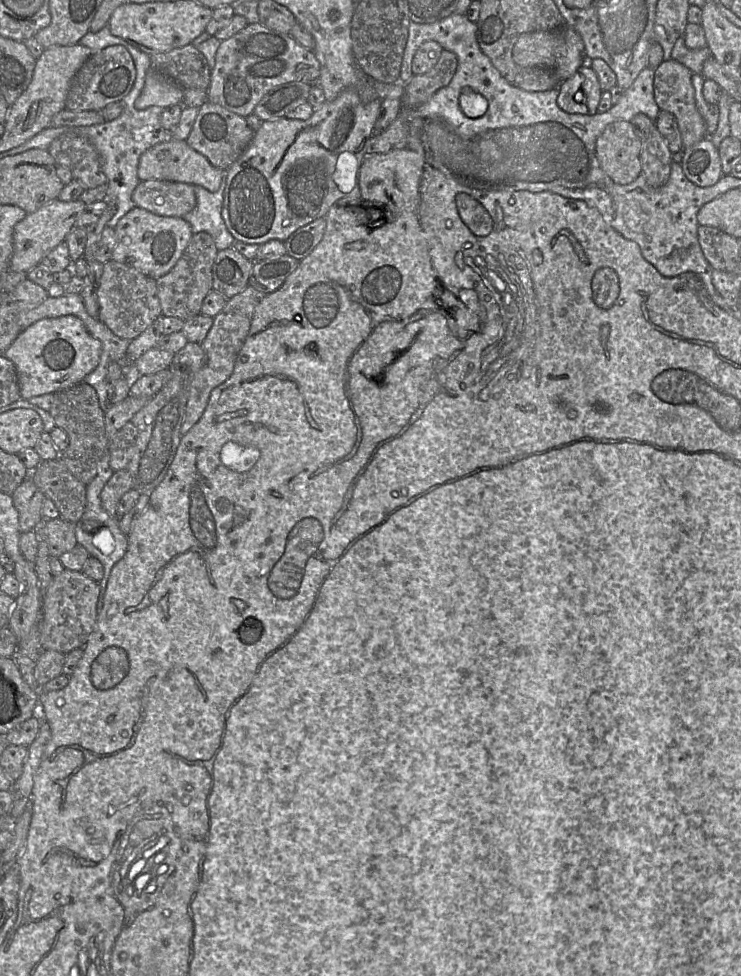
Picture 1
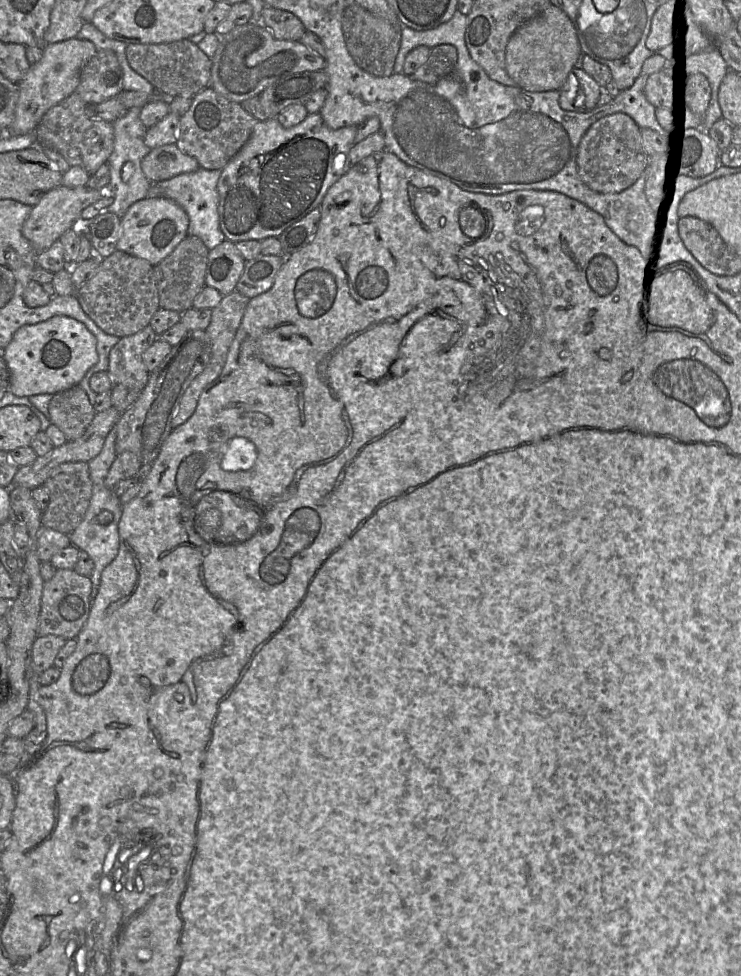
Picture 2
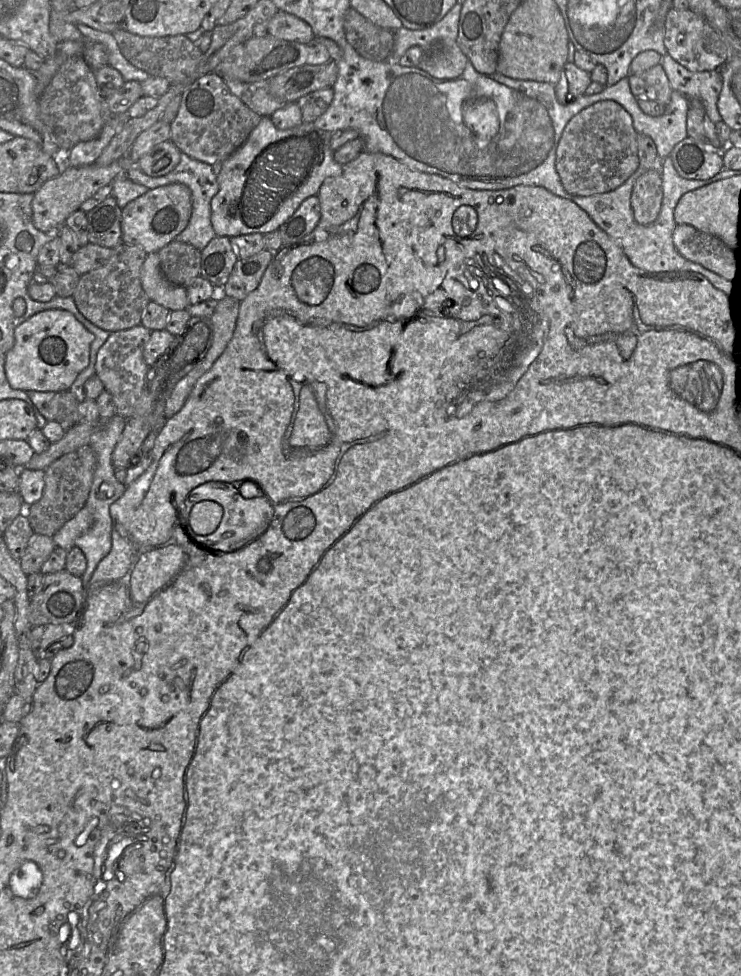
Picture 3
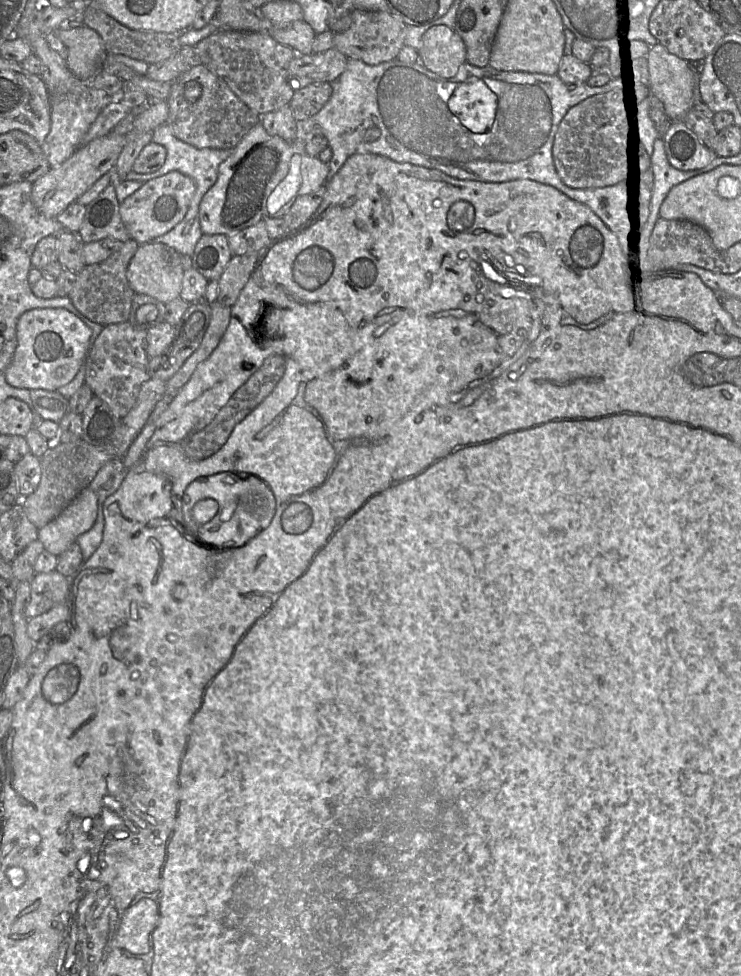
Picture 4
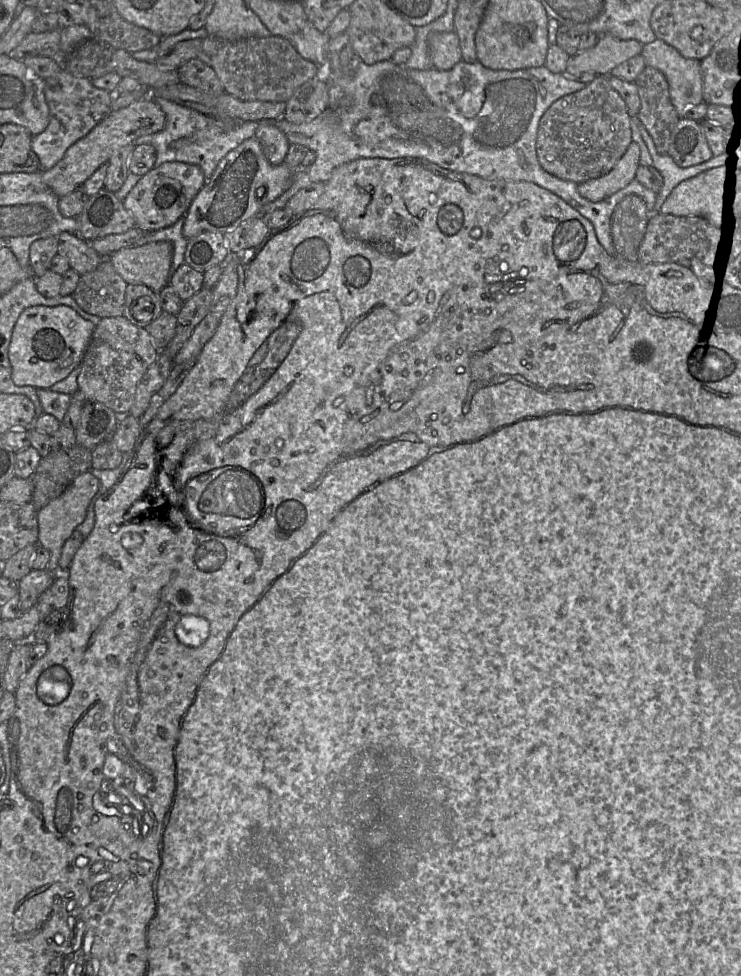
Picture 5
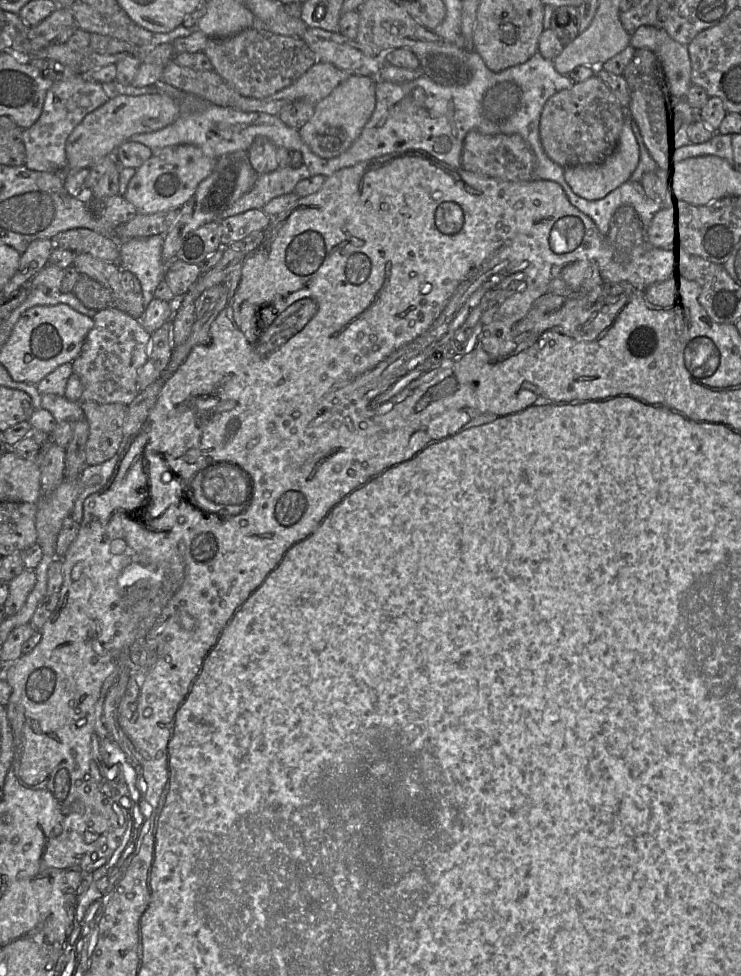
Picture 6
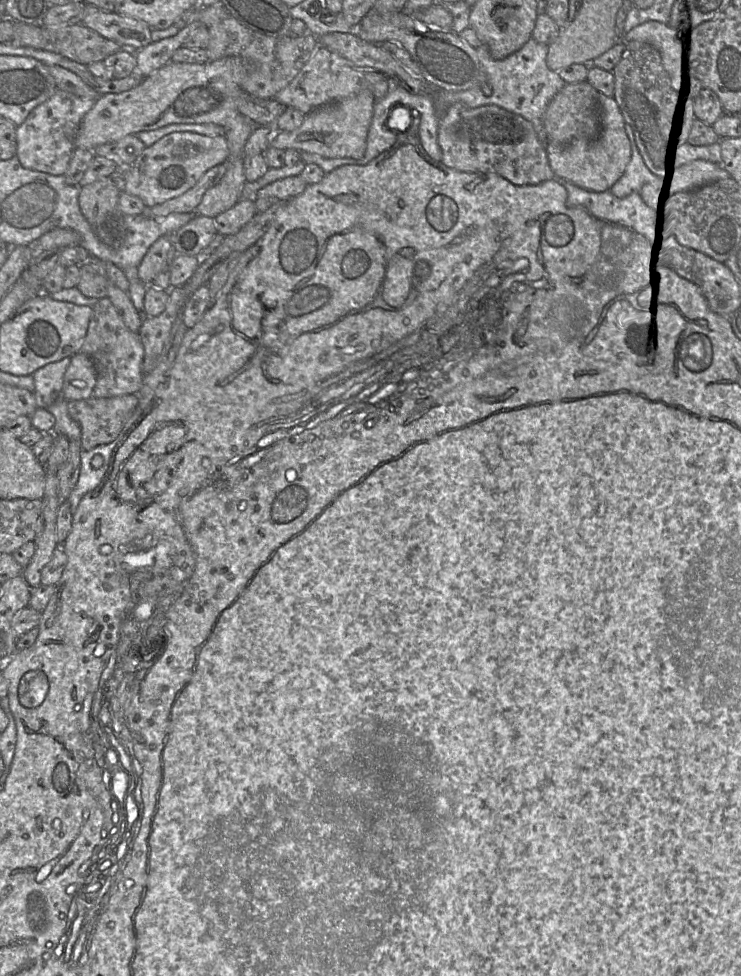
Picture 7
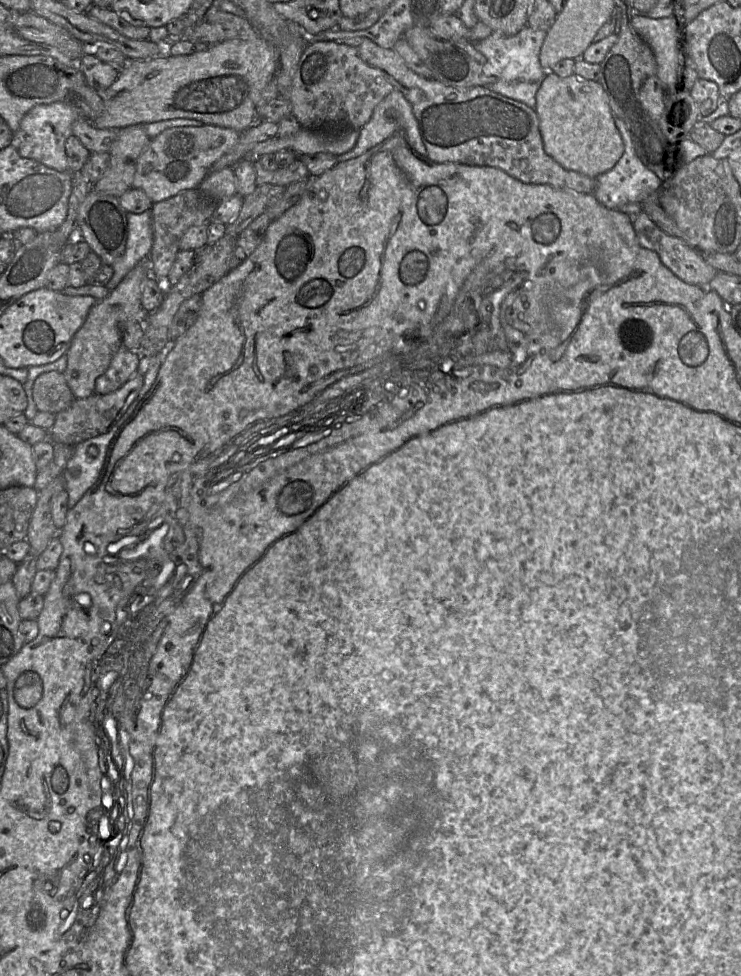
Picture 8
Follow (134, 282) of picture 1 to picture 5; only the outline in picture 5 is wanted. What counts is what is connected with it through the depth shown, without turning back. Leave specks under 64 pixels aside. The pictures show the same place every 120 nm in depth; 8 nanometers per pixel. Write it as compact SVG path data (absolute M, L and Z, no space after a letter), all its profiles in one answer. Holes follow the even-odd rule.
M108 258L91 272L80 275L72 296L88 314L106 317L123 316L127 283Z

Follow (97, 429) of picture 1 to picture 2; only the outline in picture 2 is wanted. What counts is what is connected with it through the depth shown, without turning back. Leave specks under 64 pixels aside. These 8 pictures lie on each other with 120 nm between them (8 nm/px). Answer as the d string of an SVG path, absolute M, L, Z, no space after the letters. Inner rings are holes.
M79 384L53 394L48 413L50 422L64 433L67 441L80 438L96 415L87 393Z

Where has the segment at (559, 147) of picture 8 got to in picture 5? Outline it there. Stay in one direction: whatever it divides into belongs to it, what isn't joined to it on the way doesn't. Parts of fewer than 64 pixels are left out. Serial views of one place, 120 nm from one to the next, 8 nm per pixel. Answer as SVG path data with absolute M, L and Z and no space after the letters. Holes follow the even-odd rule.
M632 141L625 154L610 172L601 177L578 183L578 192L591 202L599 202L608 198L635 179L639 160L639 146Z

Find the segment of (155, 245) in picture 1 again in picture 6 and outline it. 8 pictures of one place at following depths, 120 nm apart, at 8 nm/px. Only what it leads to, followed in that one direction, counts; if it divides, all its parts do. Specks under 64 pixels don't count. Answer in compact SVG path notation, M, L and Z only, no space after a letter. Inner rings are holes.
M195 145L164 147L152 153L151 157L136 169L123 196L141 214L180 209L193 196L198 185L212 173L216 163L216 159L208 157Z

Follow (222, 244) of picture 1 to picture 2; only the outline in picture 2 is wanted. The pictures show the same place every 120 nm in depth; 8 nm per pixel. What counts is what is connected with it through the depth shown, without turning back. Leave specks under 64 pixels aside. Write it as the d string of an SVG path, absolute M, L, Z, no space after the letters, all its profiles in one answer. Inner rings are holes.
M200 167L194 172L182 173L171 179L152 183L157 186L157 192L161 192L161 196L172 199L183 208L189 217L187 235L199 237L209 250L226 240L219 225L218 213L218 180L221 173L221 169L208 170Z

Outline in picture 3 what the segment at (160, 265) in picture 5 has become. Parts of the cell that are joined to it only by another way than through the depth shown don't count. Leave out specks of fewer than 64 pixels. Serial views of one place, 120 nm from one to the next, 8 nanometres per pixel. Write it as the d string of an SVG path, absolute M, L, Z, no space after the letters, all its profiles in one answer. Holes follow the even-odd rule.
M158 252L148 253L141 268L141 284L150 301L170 311L188 309L185 287L170 283L162 273Z

